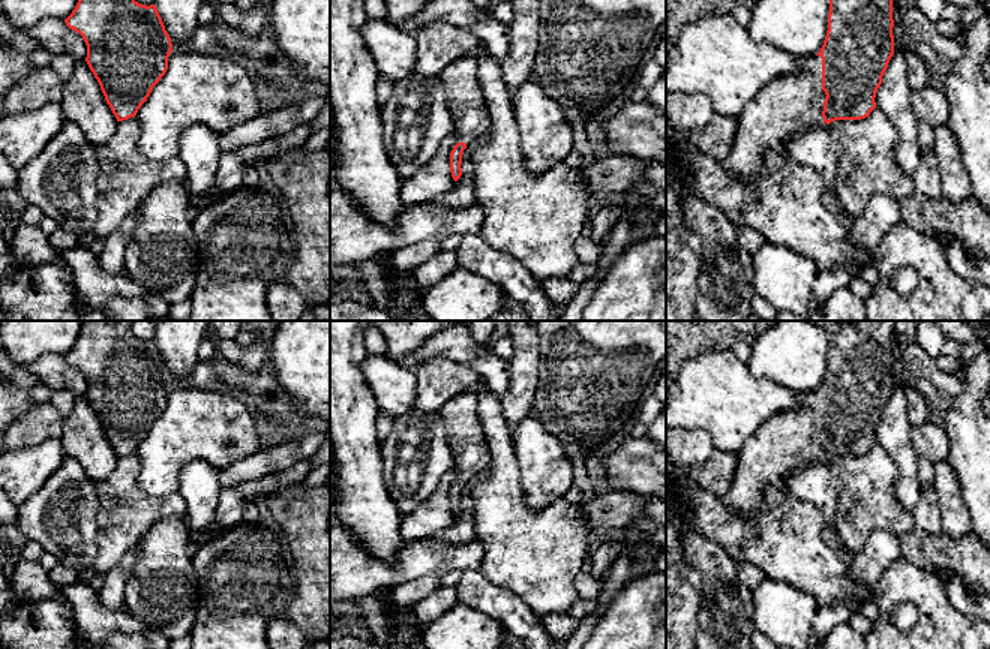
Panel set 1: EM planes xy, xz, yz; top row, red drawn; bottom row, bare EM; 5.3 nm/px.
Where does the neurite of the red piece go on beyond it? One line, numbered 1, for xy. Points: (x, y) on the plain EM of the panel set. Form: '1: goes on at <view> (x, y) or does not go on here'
1: does not go on here

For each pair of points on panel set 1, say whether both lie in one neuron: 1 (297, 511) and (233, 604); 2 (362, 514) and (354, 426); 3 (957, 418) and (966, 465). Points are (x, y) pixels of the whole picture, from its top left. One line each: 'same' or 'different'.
1: different
2: same
3: same

